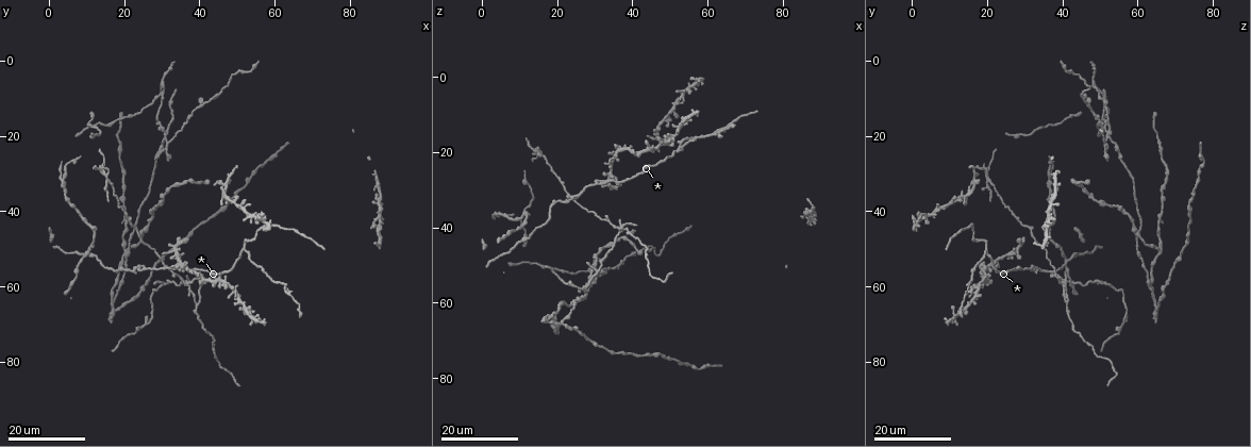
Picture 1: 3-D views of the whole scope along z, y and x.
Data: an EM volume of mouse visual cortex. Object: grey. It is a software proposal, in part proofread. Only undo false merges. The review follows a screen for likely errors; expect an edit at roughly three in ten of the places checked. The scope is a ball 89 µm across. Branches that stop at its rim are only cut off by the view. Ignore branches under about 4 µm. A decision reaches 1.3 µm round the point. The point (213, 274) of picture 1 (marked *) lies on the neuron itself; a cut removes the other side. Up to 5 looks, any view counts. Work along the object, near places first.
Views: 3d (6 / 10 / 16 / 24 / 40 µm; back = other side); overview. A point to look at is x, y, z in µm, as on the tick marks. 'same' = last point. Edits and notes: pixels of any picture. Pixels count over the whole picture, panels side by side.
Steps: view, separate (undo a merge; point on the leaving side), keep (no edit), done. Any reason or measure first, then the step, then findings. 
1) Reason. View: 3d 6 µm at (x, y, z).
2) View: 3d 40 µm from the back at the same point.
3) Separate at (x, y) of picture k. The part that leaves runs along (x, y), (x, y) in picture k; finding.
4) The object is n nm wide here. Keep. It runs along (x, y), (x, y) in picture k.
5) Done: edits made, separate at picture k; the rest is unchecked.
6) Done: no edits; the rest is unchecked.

Thick turns thin. View: 3d 24 µm at (32.5, 56.0, 37.5).

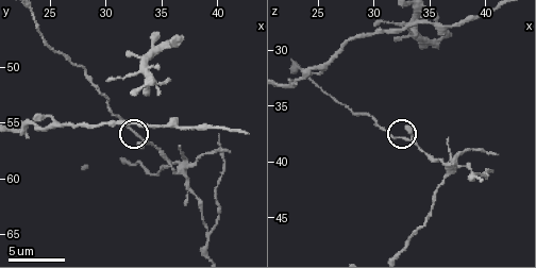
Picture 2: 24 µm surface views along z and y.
Zoom in. View: 3d 6 µm at (32.6, 55.6, 38.0).

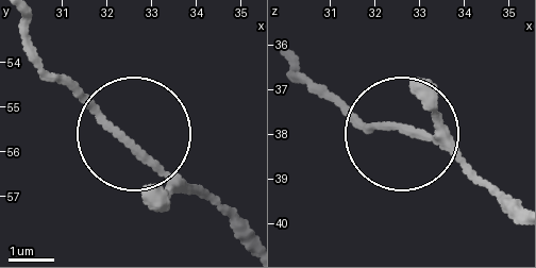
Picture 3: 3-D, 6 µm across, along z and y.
View: 3d 6 µm from the back at (32.45, 55.75, 37.75).

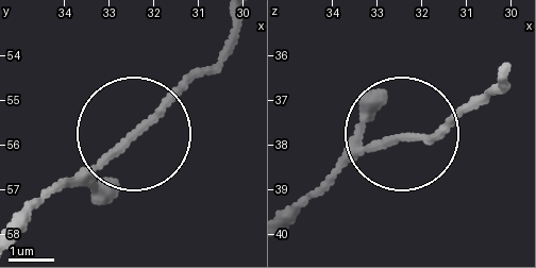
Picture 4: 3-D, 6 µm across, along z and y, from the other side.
The object is 150 nm wide here. Keep. All the same neuron.

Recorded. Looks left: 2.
Three-way junction. View: 3d 16 µm at (51.5, 49.5, 20.0).

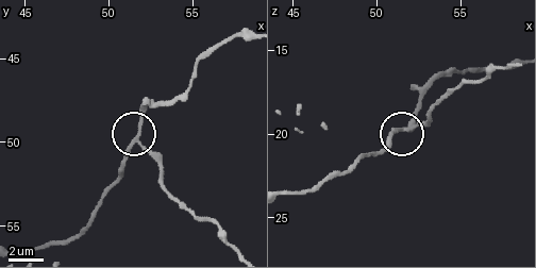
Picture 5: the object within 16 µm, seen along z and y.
View: 3d 10 µm at (51.8, 50.1, 19.8).

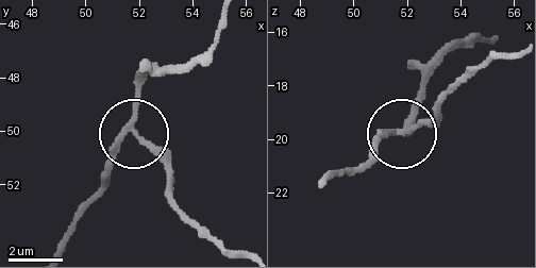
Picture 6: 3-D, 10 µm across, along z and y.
The object is 180 nm wide here. Separate at (164, 157) of picture 6. The part that leaves runs along (133, 134), (163, 166), (172, 201), (228, 249) in picture 6; a second neuron is stuck on.

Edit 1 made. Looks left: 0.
Done: edits made, separate at picture 6; the rest is unchecked.

